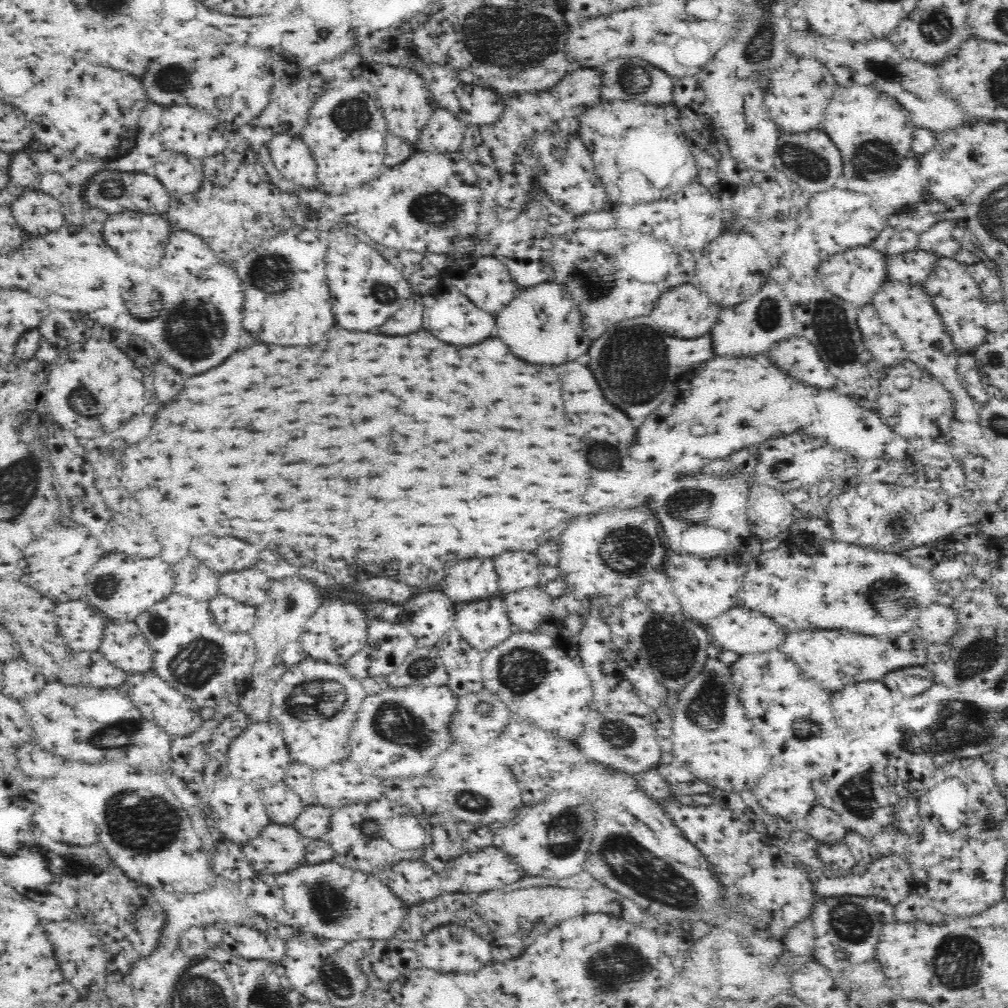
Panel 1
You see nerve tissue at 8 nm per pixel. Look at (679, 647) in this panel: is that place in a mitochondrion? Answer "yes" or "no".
yes

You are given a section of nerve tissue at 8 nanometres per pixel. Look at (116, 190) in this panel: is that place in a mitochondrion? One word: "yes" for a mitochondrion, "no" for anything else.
yes

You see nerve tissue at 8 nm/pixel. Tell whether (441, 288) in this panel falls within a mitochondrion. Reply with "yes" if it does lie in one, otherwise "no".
no

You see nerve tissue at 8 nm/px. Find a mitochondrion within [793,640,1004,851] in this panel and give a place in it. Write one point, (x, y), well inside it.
(856, 794)

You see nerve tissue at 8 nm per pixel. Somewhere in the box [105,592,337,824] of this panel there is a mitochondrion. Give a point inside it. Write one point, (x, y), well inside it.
(203, 660)

